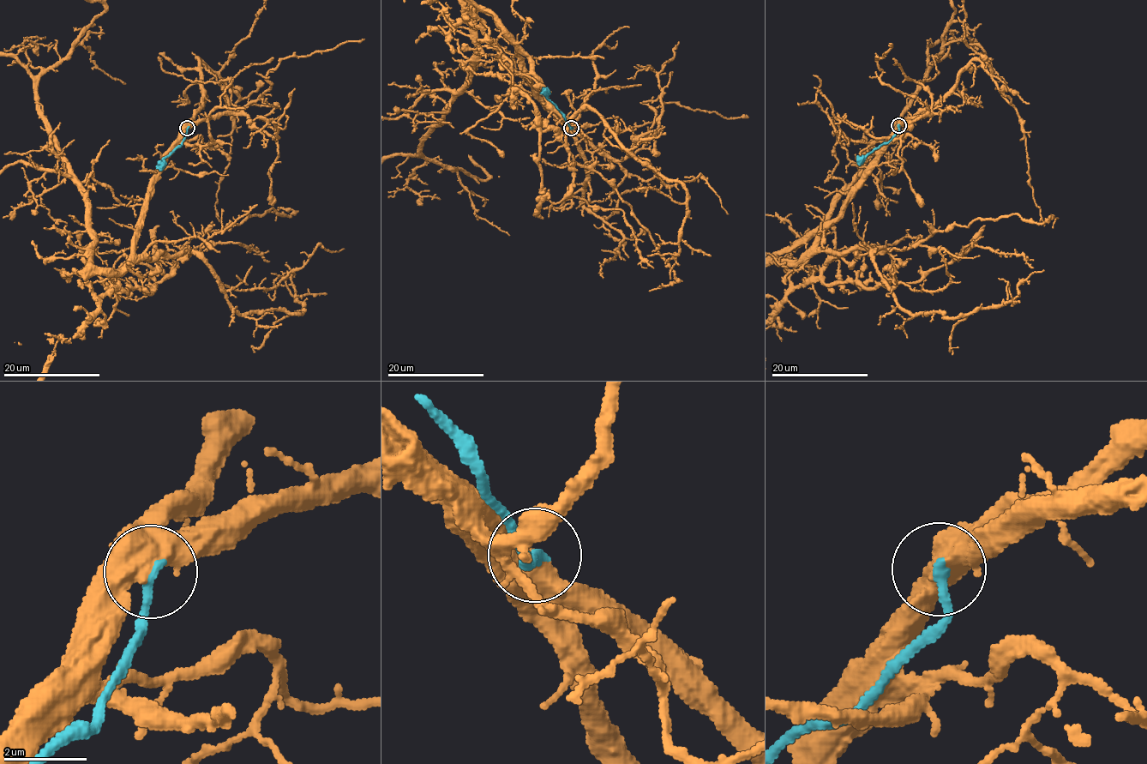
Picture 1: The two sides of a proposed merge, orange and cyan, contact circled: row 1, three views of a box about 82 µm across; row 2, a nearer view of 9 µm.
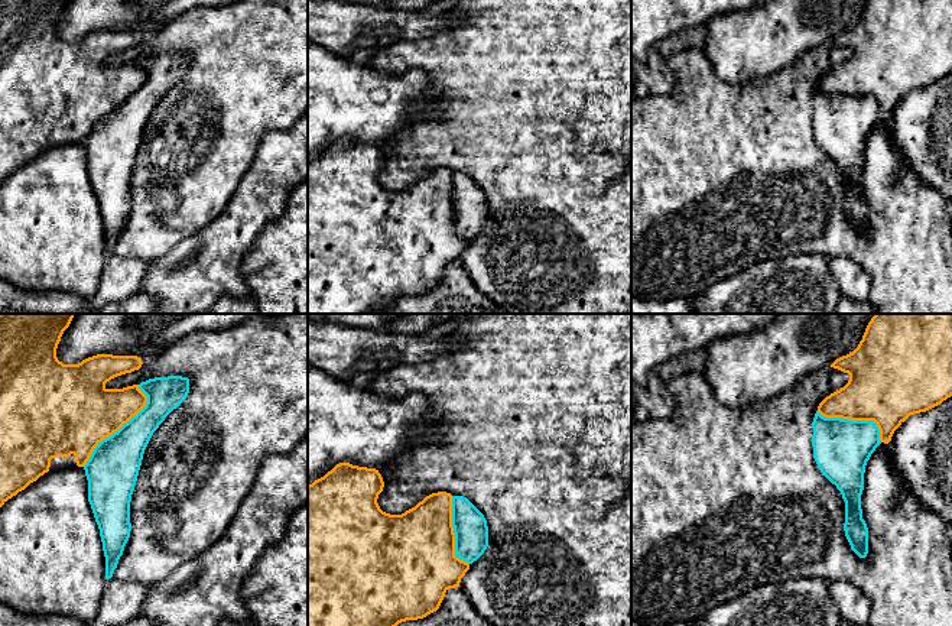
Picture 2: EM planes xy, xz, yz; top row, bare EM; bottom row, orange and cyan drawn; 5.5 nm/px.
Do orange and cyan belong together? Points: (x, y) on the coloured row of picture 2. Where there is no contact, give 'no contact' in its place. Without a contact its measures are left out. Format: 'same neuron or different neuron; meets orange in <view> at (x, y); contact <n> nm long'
different neuron; meets orange in xy at (120, 427); contact 550 nm long

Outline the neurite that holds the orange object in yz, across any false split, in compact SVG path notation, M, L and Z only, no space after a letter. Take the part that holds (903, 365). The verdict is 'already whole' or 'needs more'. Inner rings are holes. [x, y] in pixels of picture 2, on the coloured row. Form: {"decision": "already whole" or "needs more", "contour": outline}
{"decision": "already whole", "contour": "M875 314L858 347L831 367L849 374L848 383L818 406L825 418L874 421L880 441L888 444L894 431L914 413L926 412L952 396L952 314Z"}

